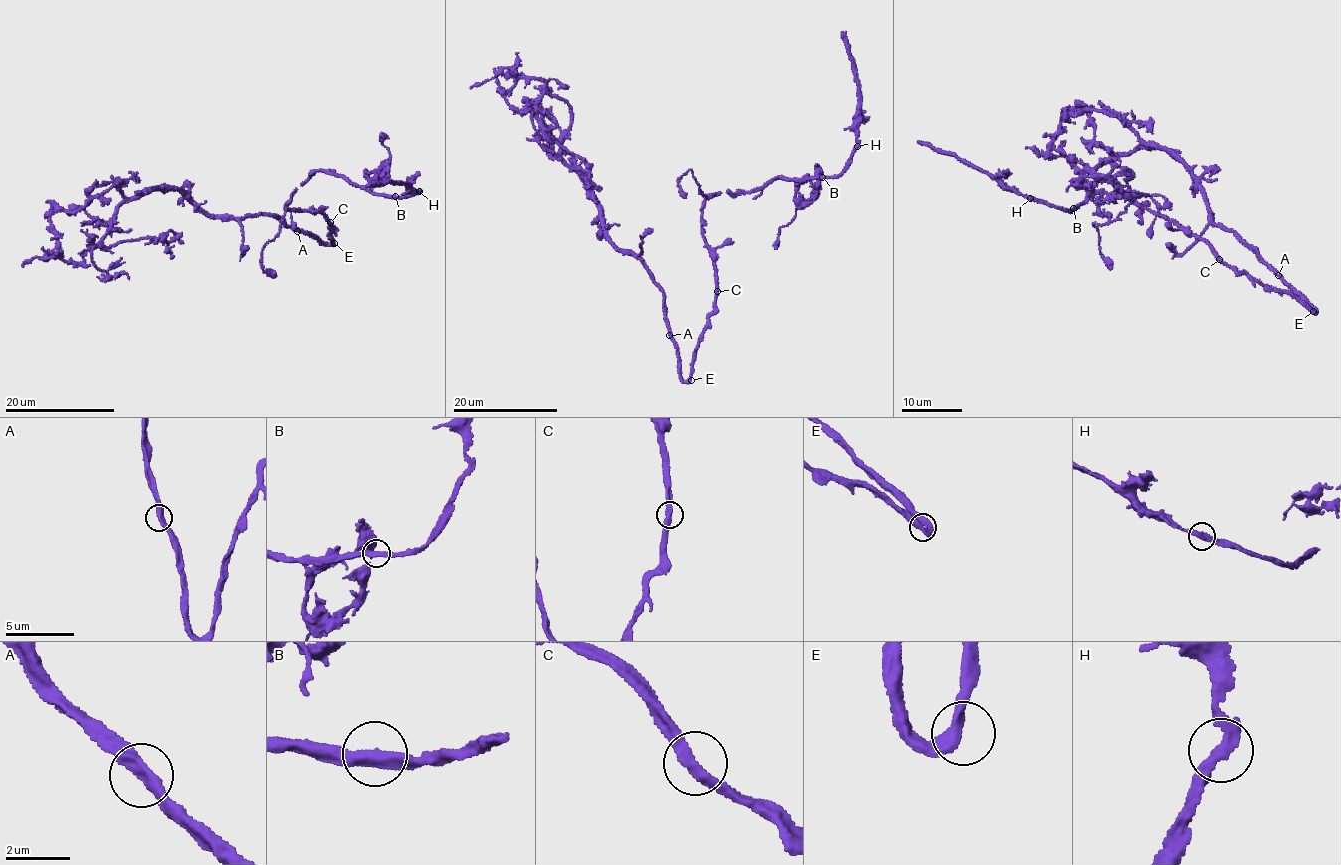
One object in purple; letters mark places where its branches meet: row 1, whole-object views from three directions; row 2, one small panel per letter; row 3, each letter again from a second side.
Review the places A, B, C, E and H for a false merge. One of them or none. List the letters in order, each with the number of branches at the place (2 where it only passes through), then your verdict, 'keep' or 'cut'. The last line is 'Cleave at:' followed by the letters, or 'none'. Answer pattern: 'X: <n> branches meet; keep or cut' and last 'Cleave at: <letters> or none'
A: 2 branches meet; keep
B: 2 branches meet; keep
C: 2 branches meet; keep
E: 2 branches meet; keep
H: 2 branches meet; keep
Cleave at: none

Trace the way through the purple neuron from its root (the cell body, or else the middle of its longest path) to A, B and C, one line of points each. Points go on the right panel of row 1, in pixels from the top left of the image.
A: (1312, 311), (1316, 310), (1294, 294), (1278, 275)
B: (1312, 311), (1290, 294), (1227, 266), (1204, 239), (1143, 208), (1132, 199), (1125, 170), (1098, 179), (1073, 208)
C: (1312, 311), (1290, 294), (1263, 286), (1219, 259)

